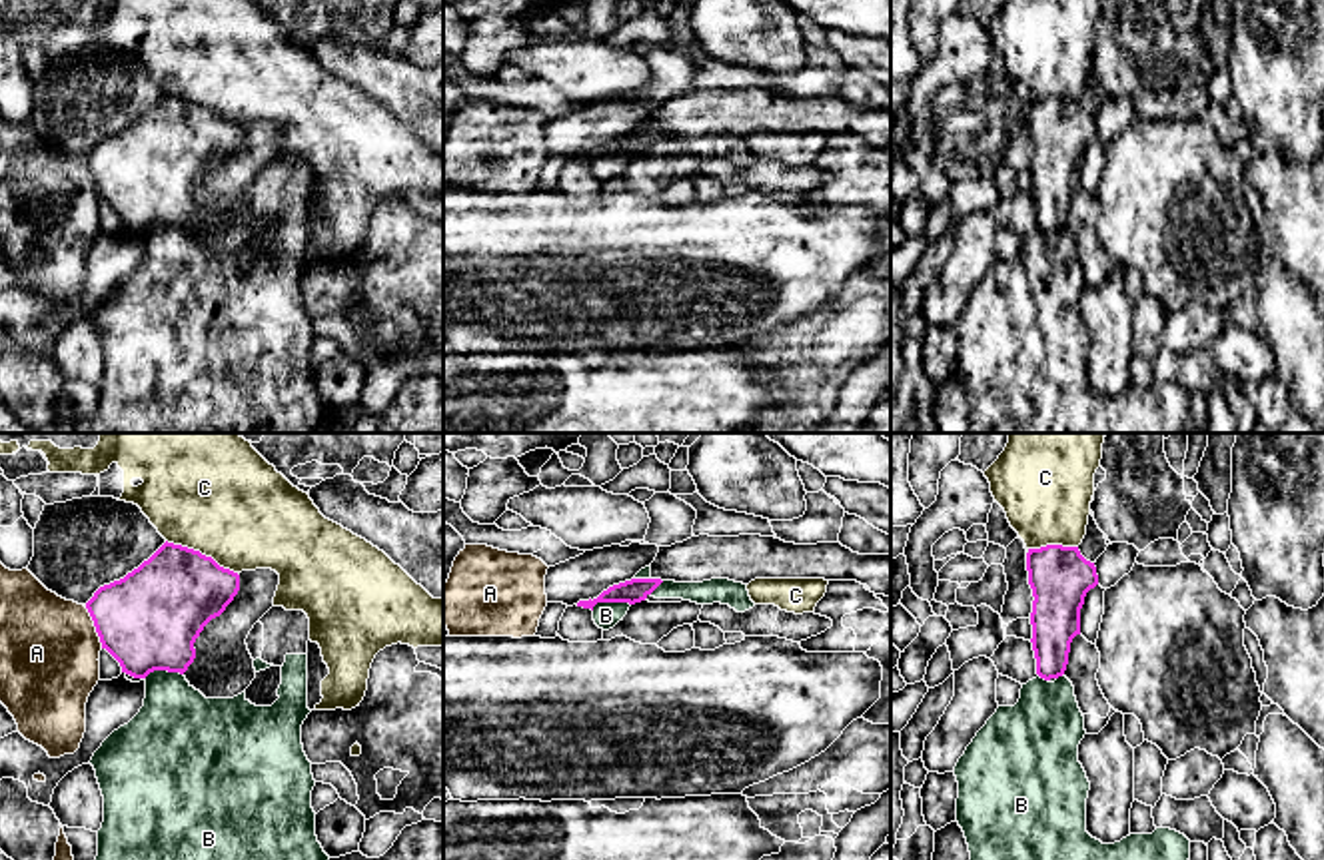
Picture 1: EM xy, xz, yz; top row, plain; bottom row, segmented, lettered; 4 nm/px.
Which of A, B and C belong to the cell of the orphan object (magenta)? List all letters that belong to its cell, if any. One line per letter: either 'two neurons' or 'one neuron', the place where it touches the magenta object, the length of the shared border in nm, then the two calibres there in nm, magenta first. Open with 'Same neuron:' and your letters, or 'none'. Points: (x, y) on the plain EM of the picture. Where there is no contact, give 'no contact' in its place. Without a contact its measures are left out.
Same neuron: none
A: two neurons; contact xy (94, 178); length 180 nm; calibres 400 and 400 nm
B: two neurons; contact xz (610, 154); length 160 nm; calibres 100 and 110 nm
C: two neurons; contact xy (200, 106); length 320 nm; calibres 360 and 460 nm

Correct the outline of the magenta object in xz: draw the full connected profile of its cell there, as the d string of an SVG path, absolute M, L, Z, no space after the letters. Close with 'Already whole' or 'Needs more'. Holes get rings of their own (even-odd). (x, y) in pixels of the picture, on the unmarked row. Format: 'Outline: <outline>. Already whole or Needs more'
Outline: M693 88L683 96L659 100L649 132L613 138L593 154L579 154L577 160L593 164L597 156L635 158L663 134L703 136L711 132L743 138L755 132L857 134L875 148L891 150L891 108L859 108L841 96L795 98L761 88Z. Needs more

